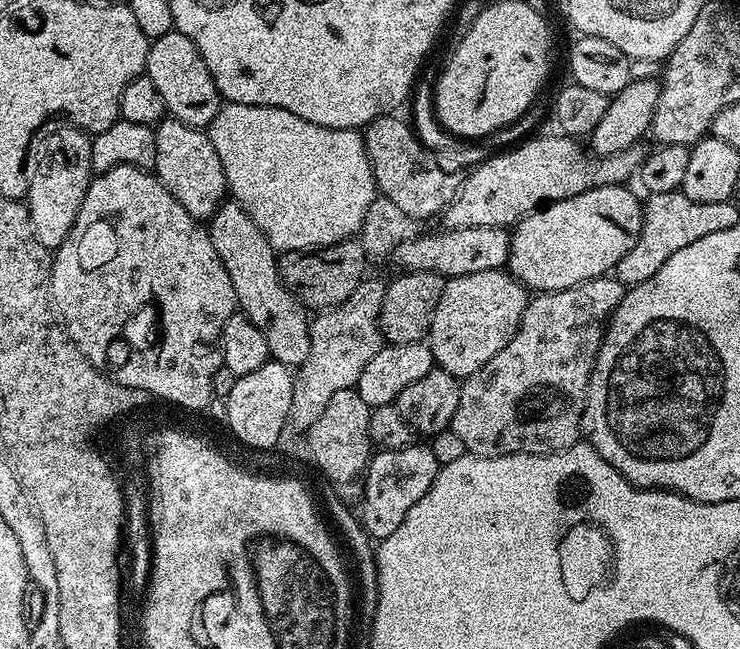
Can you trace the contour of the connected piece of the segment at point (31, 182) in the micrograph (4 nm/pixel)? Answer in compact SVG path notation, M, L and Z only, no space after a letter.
M60 118L45 122L37 132L32 133L26 161L26 203L34 238L38 238L38 242L42 242L42 246L50 250L60 248L76 224L82 198L86 198L86 190L94 175L90 158L91 149L89 133Z

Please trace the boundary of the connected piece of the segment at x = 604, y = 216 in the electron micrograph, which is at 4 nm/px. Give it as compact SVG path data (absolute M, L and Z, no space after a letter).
M607 184L601 188L591 188L565 200L551 201L535 212L520 217L511 229L512 241L506 268L515 280L536 294L573 288L587 280L609 275L616 263L636 245L643 225L641 197L636 197L628 186Z

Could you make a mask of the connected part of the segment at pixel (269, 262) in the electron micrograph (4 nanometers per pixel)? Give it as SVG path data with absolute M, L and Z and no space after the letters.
M235 202L221 204L206 227L218 258L222 258L222 266L226 266L226 274L230 274L239 311L262 330L269 357L279 364L304 364L310 354L310 312L282 282L278 253L270 246L266 234L254 226L254 218Z

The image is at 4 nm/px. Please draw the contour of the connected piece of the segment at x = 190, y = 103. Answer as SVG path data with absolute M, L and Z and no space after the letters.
M173 30L149 43L146 75L154 82L158 94L162 94L165 113L186 126L207 129L222 107L222 97L214 86L214 78L210 78L202 54L198 54L194 42L190 42L186 34Z

